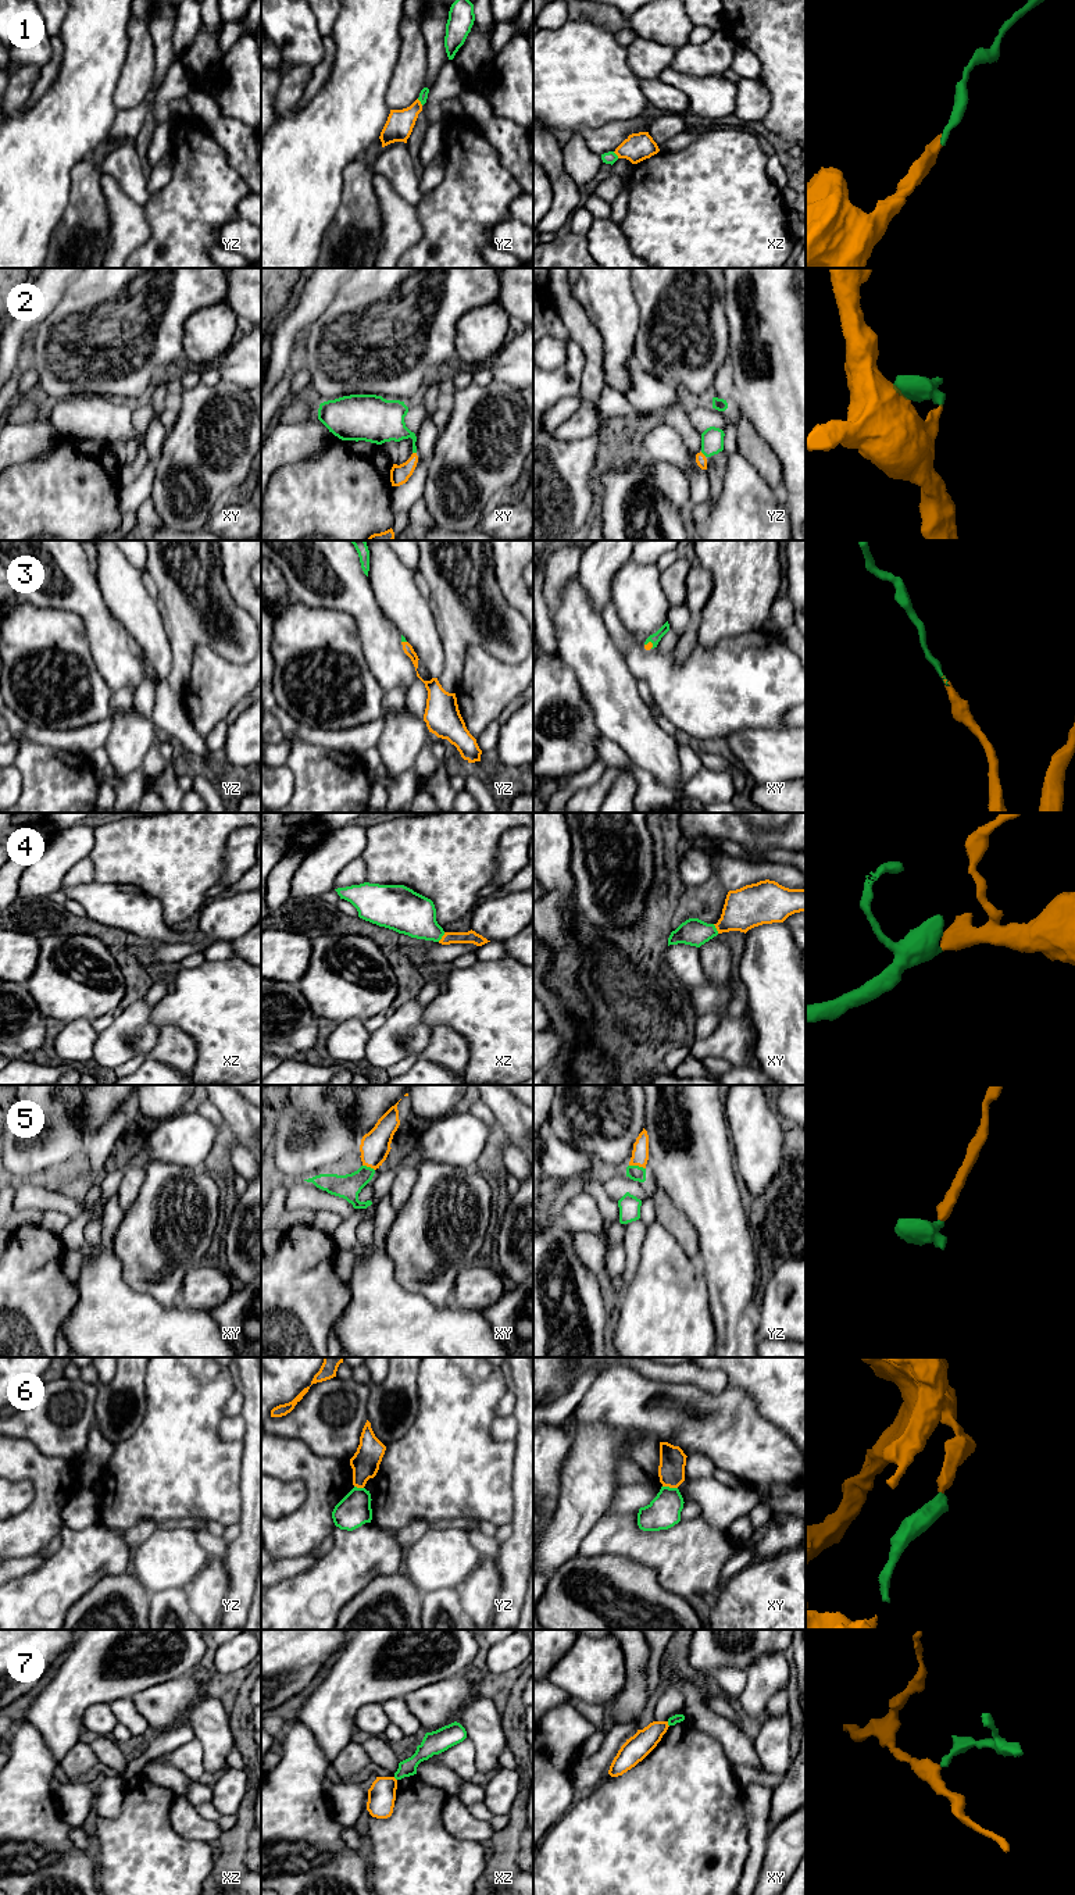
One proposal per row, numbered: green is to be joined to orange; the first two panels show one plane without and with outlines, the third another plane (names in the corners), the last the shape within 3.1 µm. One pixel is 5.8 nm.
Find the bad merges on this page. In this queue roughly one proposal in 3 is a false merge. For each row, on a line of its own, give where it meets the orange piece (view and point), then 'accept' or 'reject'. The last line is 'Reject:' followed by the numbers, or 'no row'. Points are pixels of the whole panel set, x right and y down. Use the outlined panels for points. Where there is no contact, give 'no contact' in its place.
1: meets orange in yz at (420, 102); reject
2: meets orange in yz at (702, 453); accept
3: meets orange in xy at (649, 642); accept
4: meets orange in xz at (442, 937); accept
5: meets orange in yz at (638, 1164); accept
6: meets orange in xy at (670, 1487); reject
7: meets orange in xy at (667, 1724); reject
Reject: 1, 6, 7

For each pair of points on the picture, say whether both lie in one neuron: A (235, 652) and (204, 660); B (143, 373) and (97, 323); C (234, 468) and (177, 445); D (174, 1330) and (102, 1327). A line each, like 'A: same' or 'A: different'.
A: different
B: same
C: same
D: same

